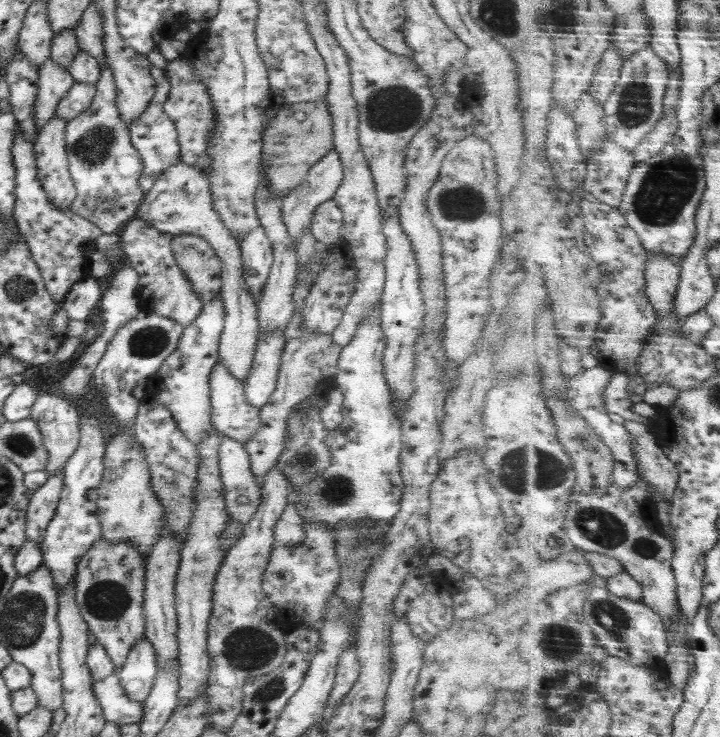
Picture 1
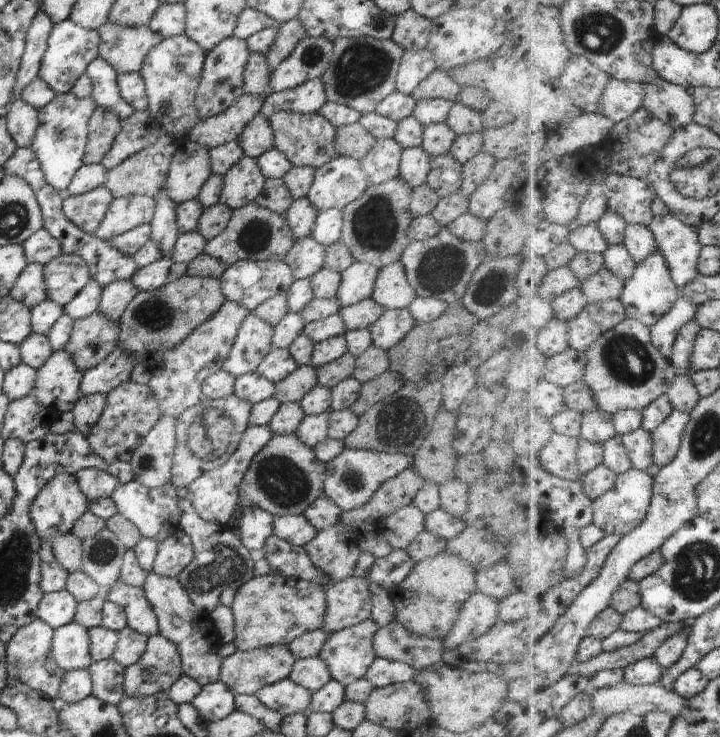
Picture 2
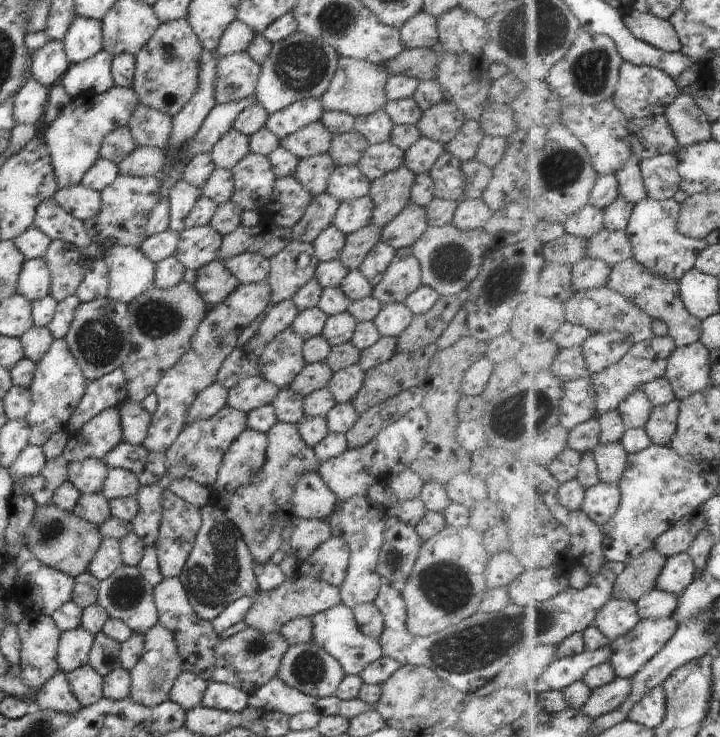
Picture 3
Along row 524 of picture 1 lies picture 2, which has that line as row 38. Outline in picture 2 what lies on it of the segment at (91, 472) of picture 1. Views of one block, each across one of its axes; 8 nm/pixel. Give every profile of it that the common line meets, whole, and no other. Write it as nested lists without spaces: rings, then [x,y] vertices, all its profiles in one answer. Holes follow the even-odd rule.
[[[70,19],[53,24],[38,77],[56,93],[70,93],[78,78],[87,71],[88,65],[99,57],[100,43],[97,29],[84,28]]]

